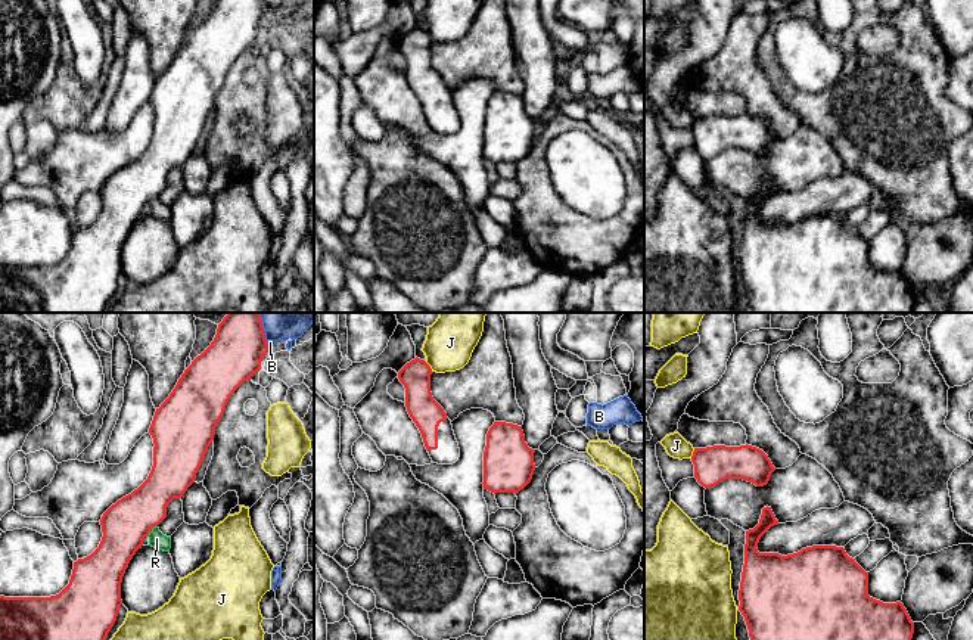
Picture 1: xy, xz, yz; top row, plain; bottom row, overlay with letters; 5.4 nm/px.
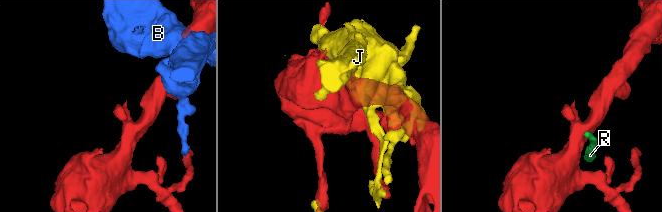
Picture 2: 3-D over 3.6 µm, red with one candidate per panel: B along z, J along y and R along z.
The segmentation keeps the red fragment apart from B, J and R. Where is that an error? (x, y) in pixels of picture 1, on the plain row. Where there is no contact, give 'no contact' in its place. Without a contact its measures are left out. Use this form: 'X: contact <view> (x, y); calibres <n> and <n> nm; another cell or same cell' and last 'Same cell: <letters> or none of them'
B: contact xy (266, 9); calibres 280 and 70 nm; another cell
J: contact xz (429, 37); calibres 170 and 220 nm; another cell
R: contact xy (151, 199); calibres 260 and 90 nm; another cell
Same cell: none of them

